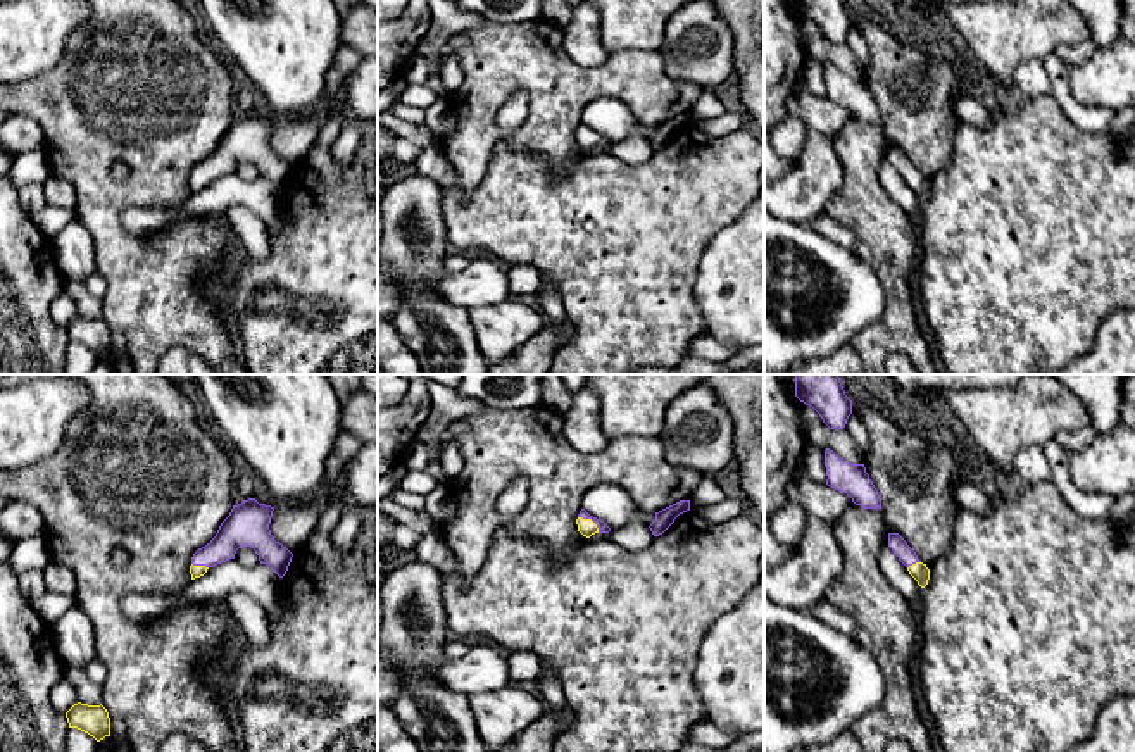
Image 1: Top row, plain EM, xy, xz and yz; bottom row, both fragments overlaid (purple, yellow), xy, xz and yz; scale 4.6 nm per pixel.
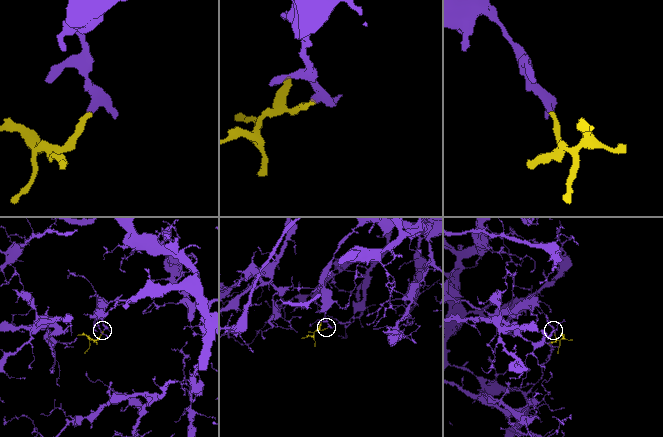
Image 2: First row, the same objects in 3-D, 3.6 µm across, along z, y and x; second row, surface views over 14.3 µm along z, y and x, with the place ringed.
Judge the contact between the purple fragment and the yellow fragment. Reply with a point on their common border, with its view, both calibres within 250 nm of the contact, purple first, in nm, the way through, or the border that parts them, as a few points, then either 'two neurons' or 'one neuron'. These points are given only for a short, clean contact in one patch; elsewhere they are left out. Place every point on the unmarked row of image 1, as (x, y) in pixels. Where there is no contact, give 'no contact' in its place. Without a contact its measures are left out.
xz (590, 131) | 50/80 nm | across xz (602, 142), (590, 131), (585, 140) | one neuron

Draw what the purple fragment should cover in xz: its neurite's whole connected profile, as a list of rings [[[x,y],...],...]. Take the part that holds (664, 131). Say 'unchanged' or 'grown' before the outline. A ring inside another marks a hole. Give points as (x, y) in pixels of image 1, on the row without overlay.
unchanged; [[[680,114],[659,126],[655,126],[655,135],[649,140],[654,150],[662,148],[673,136],[674,133],[690,124],[690,114]]]

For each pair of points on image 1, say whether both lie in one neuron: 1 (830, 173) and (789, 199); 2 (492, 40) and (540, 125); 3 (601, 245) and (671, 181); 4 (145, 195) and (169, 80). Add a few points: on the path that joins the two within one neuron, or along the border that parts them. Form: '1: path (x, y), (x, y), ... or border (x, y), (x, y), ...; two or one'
1: path (820, 183), (806, 200), (799, 202); one
2: path (513, 61), (540, 88), (540, 104); one
3: path (618, 233), (654, 197); one
4: path (161, 166), (161, 109); one

